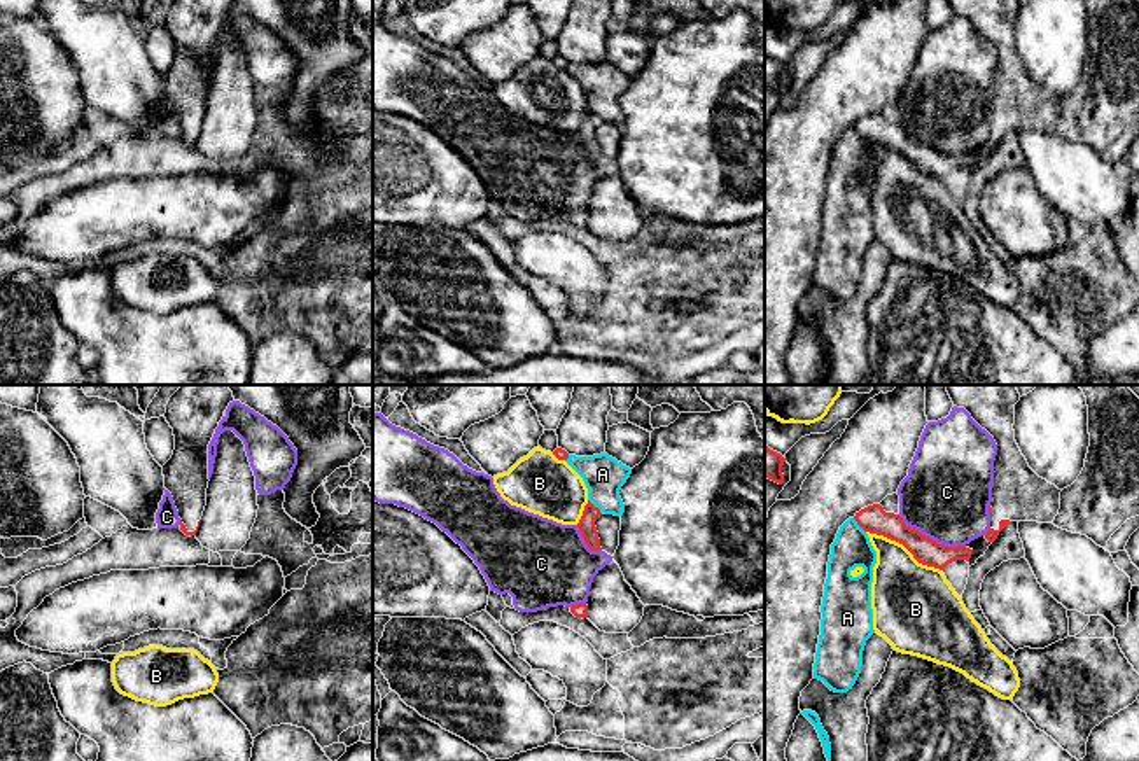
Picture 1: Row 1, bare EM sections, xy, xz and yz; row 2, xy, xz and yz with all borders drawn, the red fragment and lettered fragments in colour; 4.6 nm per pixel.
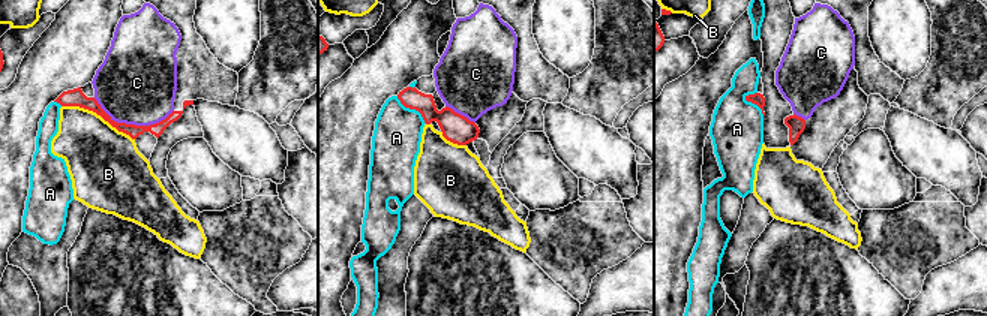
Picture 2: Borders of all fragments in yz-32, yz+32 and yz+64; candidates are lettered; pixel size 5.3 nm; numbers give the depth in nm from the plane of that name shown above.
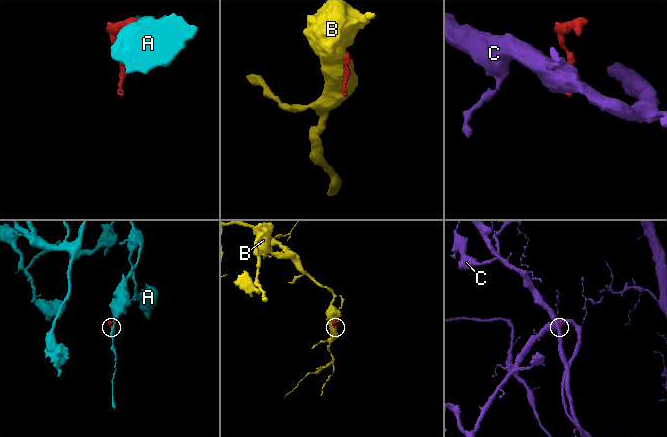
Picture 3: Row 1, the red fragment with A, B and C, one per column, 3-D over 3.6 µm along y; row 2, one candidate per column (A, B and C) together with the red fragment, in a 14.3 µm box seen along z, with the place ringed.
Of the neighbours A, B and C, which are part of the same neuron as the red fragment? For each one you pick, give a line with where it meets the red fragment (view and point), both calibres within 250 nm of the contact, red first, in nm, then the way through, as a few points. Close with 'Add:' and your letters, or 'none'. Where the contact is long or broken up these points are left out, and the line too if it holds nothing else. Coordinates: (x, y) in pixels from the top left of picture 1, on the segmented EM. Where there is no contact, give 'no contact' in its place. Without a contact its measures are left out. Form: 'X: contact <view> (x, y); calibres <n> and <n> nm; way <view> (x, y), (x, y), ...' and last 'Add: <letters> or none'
Add: none

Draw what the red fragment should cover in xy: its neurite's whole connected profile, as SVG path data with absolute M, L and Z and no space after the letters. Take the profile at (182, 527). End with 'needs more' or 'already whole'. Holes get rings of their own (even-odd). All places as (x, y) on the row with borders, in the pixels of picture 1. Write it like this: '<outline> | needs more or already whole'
M182 385L166 404L175 450L163 465L164 488L173 497L180 530L191 537L206 506L208 444L233 401L229 385Z | needs more

